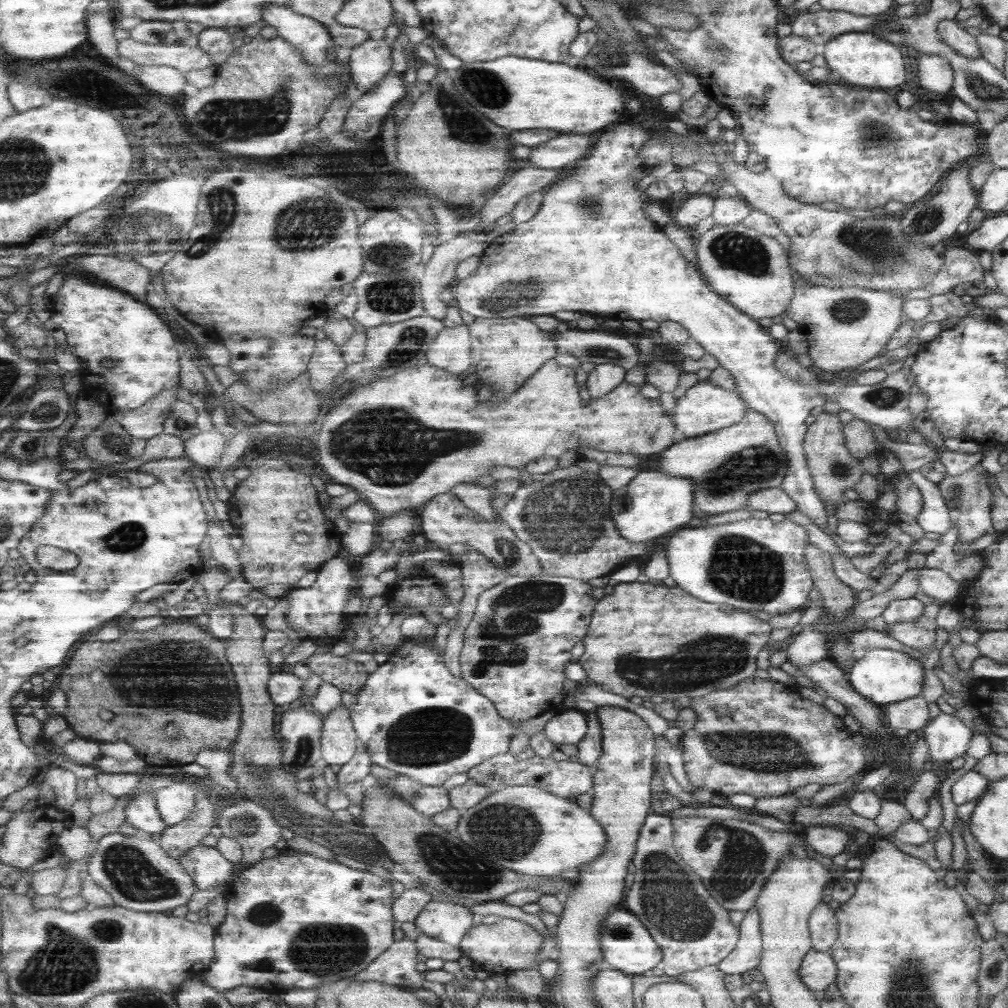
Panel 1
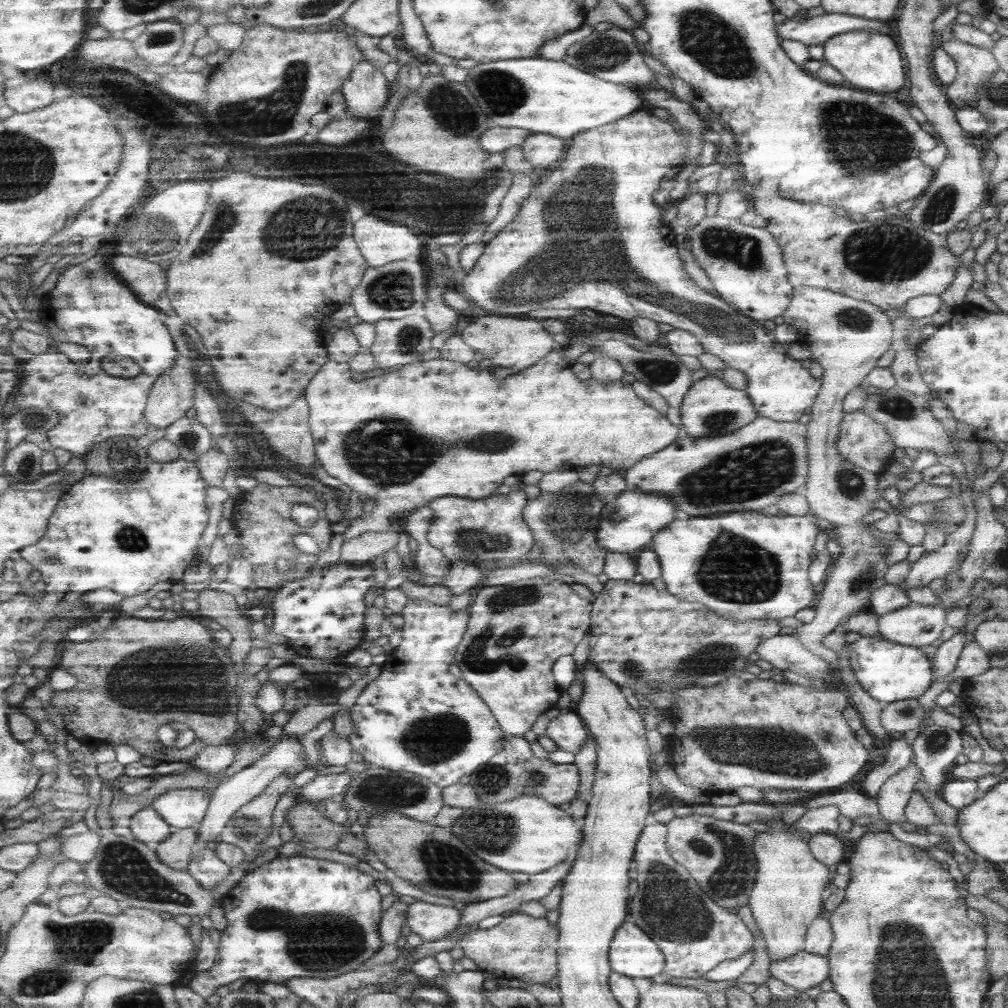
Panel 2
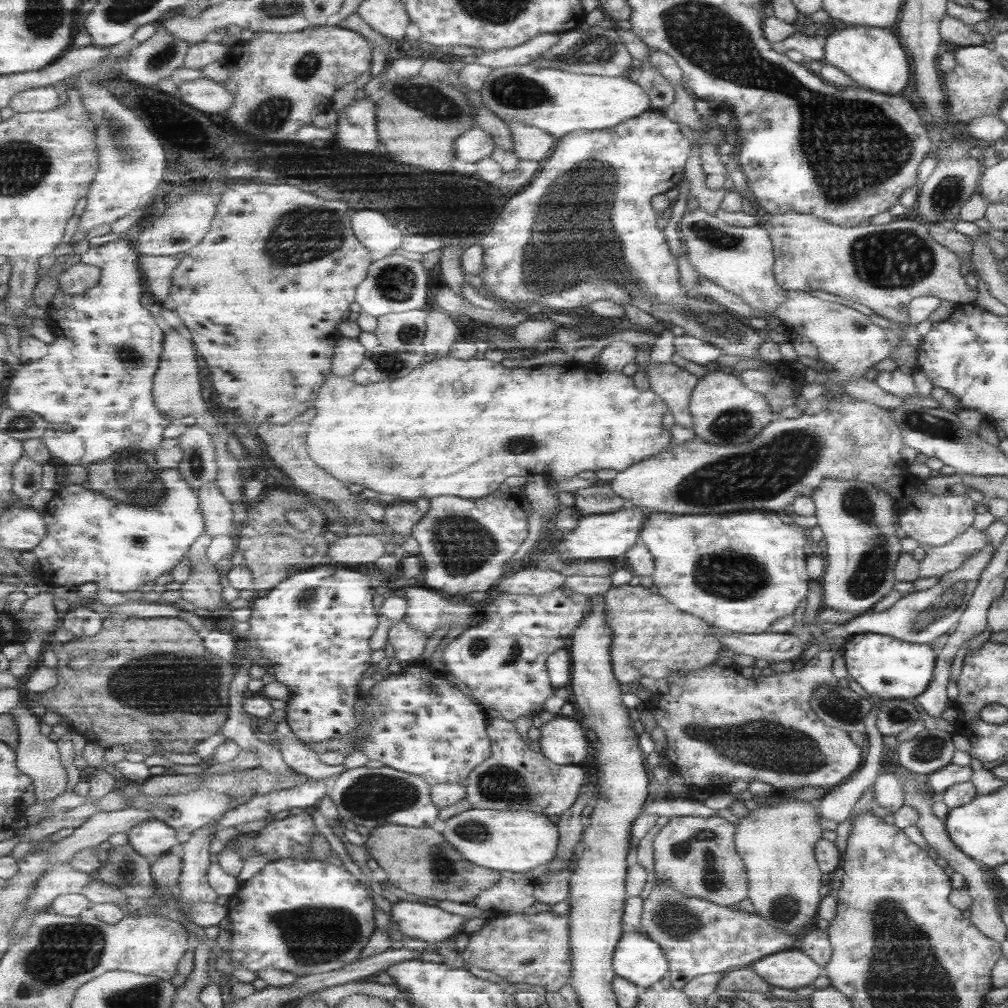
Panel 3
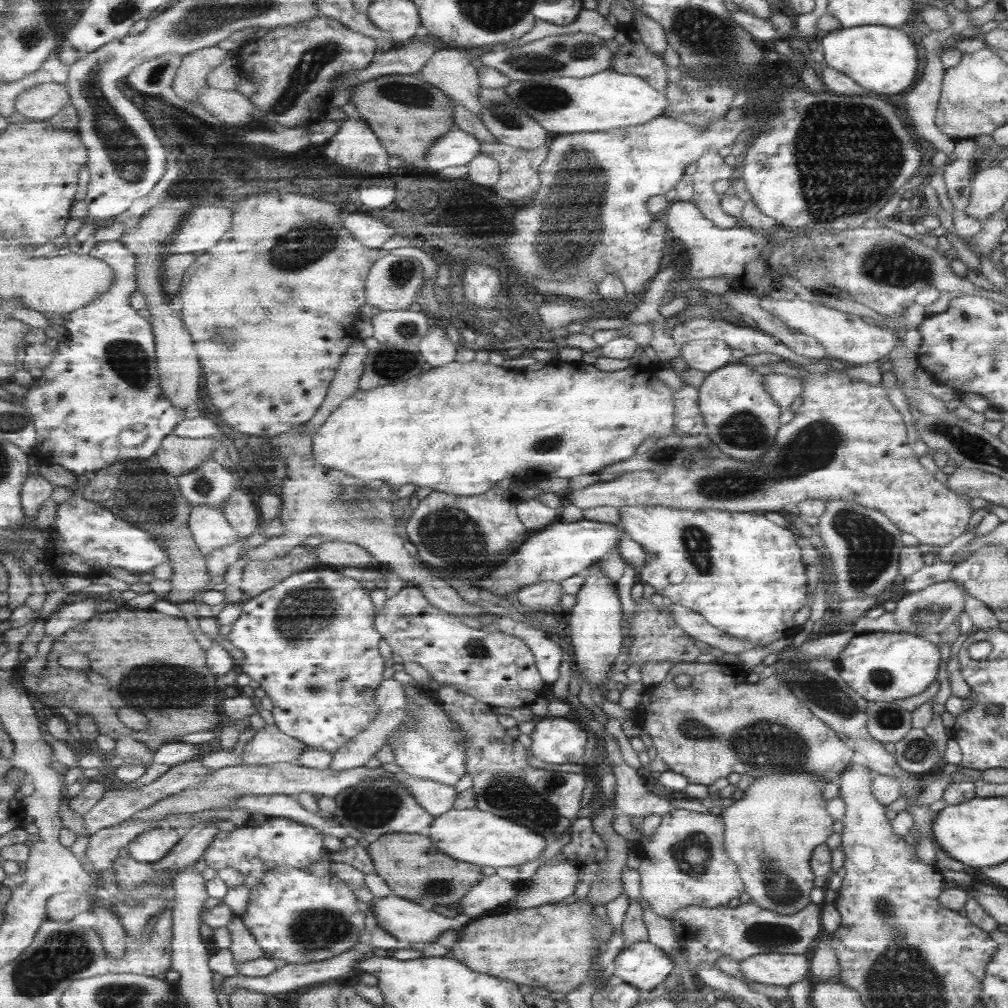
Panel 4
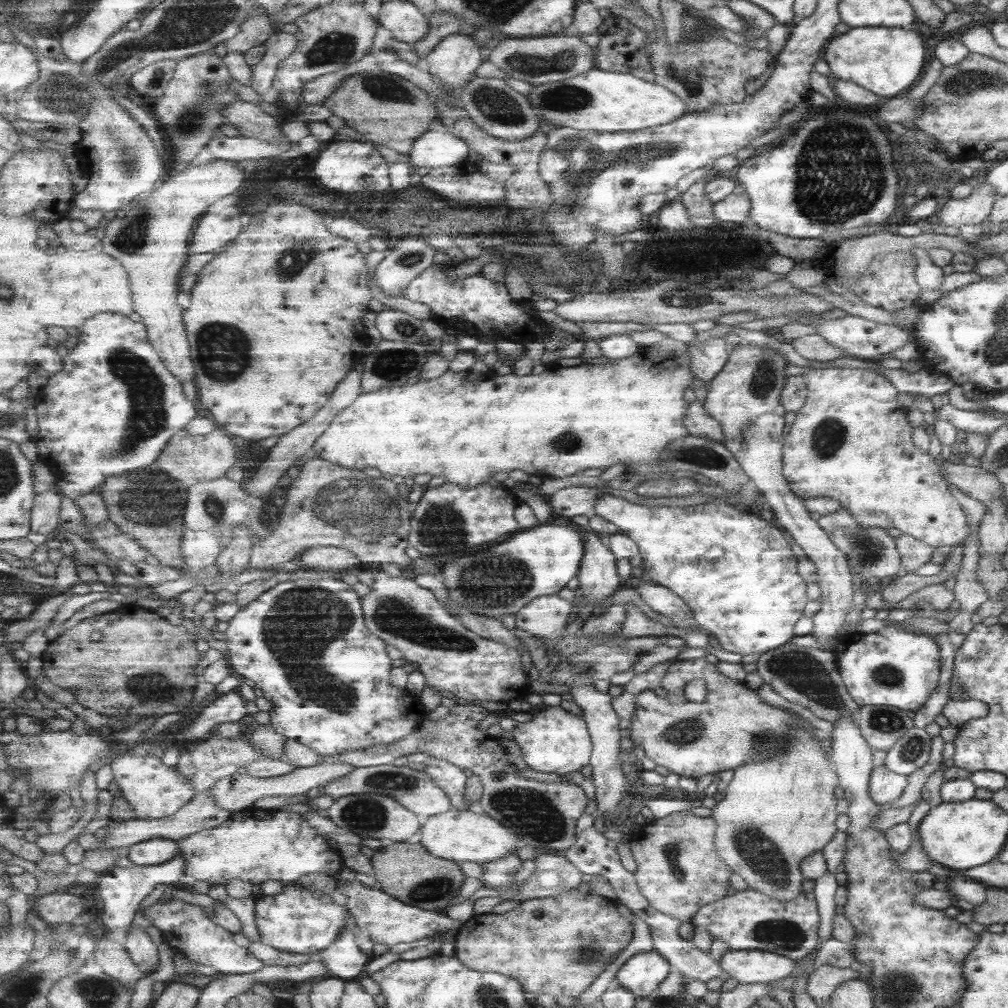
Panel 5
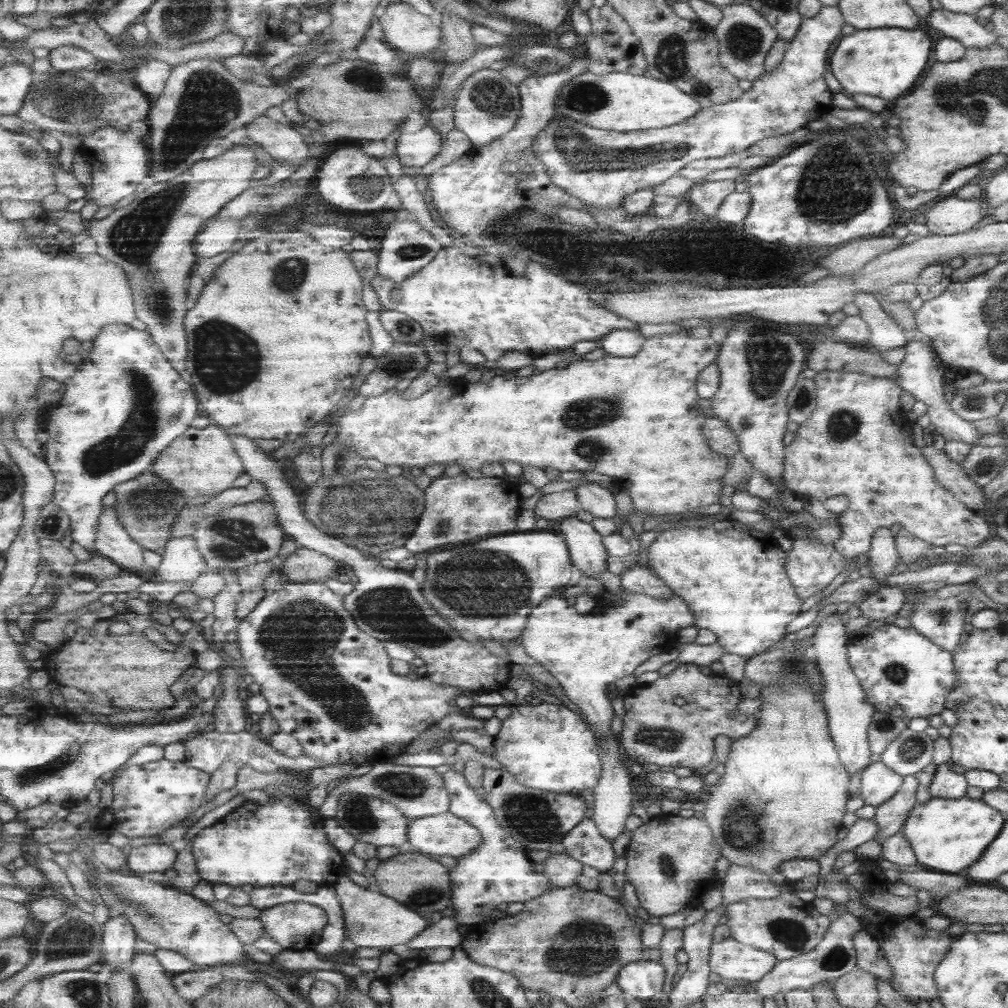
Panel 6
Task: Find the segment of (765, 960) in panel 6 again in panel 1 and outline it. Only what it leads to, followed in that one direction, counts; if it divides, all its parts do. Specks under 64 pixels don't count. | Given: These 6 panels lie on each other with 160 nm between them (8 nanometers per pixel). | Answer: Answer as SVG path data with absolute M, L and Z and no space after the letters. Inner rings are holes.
M808 950L801 959L799 975L809 990L824 990L836 979L835 962L827 952Z

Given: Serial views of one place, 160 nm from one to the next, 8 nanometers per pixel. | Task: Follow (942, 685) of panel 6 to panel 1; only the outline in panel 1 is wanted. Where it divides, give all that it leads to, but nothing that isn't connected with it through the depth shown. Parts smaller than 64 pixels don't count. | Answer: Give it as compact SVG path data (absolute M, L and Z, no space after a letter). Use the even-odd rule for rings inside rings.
M870 648L851 665L845 677L849 686L857 694L876 706L886 707L892 702L899 702L921 694L922 667L922 662L913 660L901 652Z

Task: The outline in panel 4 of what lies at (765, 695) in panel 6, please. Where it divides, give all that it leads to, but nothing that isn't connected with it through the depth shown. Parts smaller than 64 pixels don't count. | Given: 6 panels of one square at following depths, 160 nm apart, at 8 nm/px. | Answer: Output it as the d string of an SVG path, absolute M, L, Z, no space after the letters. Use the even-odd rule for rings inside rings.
M763 774L751 779L751 785L745 791L737 792L729 806L721 808L725 823L725 846L739 868L740 878L744 883L744 891L750 902L768 908L777 914L795 914L810 904L809 892L813 887L814 874L809 868L812 850L824 844L824 840L832 833L833 819L827 814L826 800L821 797L822 783L813 774Z

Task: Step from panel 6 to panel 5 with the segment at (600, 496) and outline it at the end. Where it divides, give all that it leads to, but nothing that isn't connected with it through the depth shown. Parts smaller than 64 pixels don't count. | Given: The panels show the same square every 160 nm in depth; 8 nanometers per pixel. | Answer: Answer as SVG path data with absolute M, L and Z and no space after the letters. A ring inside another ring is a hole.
M605 494L600 497L596 506L596 514L601 515L605 520L616 524L620 528L620 532L630 536L639 545L640 554L643 557L644 569L647 572L649 580L655 585L669 588L677 597L680 597L691 608L694 613L695 620L699 624L703 632L713 634L719 641L721 649L739 654L746 655L761 655L773 648L778 648L787 642L790 642L794 637L793 627L799 618L802 616L802 610L807 602L806 584L801 579L798 570L795 570L795 564L798 564L795 554L791 552L789 544L785 546L785 538L781 536L779 528L769 528L769 521L761 520L761 517L753 516L752 513L743 511L738 507L733 507L727 502L711 502L693 506L676 507L676 506L658 506L650 507L643 504L636 504L625 500L625 498L615 497L610 494Z

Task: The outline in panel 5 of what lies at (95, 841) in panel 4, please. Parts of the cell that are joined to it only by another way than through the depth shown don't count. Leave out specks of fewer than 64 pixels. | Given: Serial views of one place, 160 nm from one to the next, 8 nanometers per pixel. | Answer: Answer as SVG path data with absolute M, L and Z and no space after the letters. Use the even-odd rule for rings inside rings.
M206 790L205 792L196 793L196 796L193 797L191 802L188 802L187 806L181 808L181 810L178 810L175 814L168 817L149 820L110 820L110 822L105 826L108 833L102 841L104 842L104 848L122 848L125 852L127 852L128 848L138 842L154 838L181 840L197 832L217 828L218 826L225 824L229 819L230 813L216 803L216 800L212 797L210 790Z

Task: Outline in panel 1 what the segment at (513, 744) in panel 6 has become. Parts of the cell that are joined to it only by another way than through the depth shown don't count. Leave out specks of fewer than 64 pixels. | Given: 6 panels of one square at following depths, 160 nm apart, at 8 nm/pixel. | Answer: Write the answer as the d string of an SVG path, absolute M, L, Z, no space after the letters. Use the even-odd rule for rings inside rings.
M575 708L564 713L556 713L554 718L547 723L545 735L556 745L578 745L588 734L589 722L587 714Z

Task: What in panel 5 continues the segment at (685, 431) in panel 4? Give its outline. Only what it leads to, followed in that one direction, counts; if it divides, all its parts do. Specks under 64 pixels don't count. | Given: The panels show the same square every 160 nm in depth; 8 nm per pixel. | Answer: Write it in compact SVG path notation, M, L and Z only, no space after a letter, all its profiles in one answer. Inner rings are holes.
M693 401L685 415L684 427L693 436L708 438L724 444L724 432L721 423L715 420L701 404L700 401Z

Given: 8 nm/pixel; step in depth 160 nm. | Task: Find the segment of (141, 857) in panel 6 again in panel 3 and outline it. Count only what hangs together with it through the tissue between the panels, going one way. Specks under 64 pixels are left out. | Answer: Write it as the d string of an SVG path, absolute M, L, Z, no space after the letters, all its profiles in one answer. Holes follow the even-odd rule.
M155 818L134 826L129 832L130 845L151 864L165 853L177 853L182 856L184 847L178 838L177 831L169 823Z

